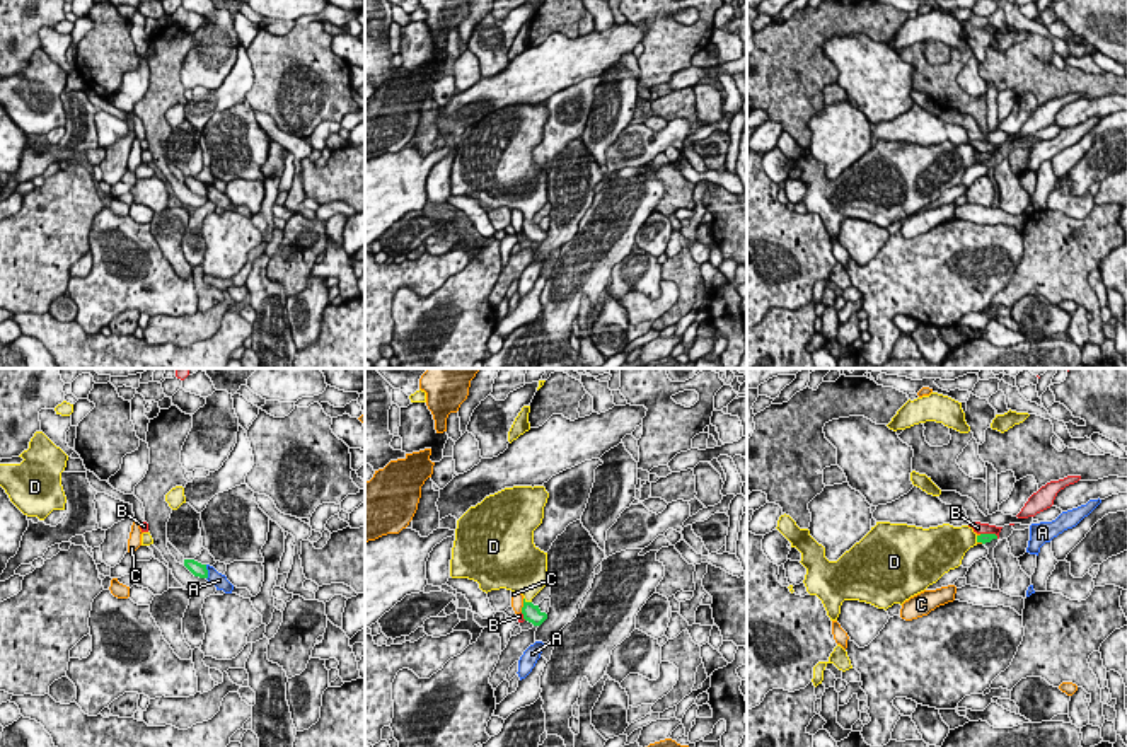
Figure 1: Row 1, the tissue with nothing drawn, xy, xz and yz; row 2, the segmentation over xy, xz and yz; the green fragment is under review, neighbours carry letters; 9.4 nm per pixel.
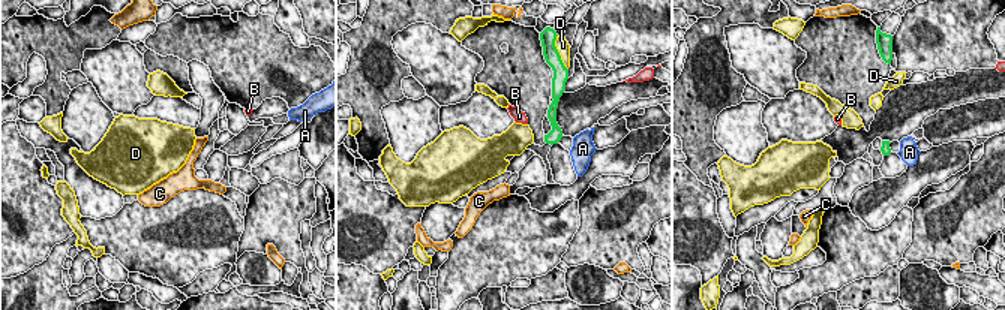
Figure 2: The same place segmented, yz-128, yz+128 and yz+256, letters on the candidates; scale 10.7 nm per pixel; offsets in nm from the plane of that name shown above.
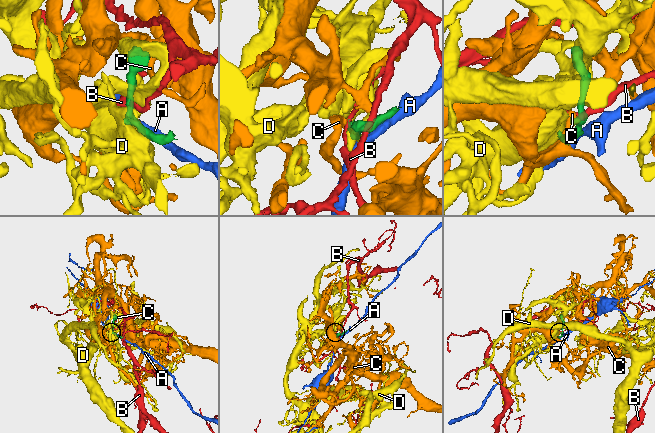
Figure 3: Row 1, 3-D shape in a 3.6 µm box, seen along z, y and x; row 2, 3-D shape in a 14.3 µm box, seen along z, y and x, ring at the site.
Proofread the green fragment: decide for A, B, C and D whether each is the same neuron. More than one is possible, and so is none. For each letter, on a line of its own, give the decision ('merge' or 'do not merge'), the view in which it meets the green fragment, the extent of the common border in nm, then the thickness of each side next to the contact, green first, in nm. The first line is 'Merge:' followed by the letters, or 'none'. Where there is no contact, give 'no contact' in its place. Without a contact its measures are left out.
Merge: D
A: do not merge | xy | 140 nm | 130/140 nm
B: do not merge | yz | 180 nm | 100/100 nm
C: do not merge | xz | 130 nm | 160/130 nm
D: merge | xz | 100 nm | 160/340 nm

